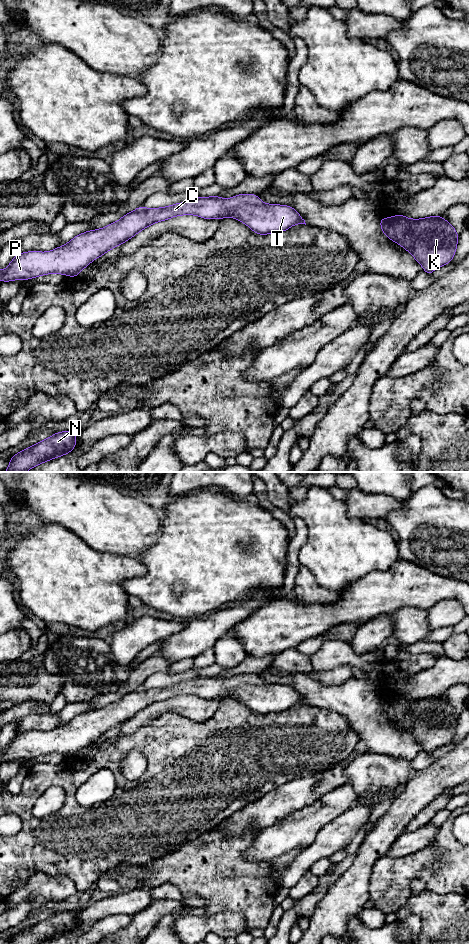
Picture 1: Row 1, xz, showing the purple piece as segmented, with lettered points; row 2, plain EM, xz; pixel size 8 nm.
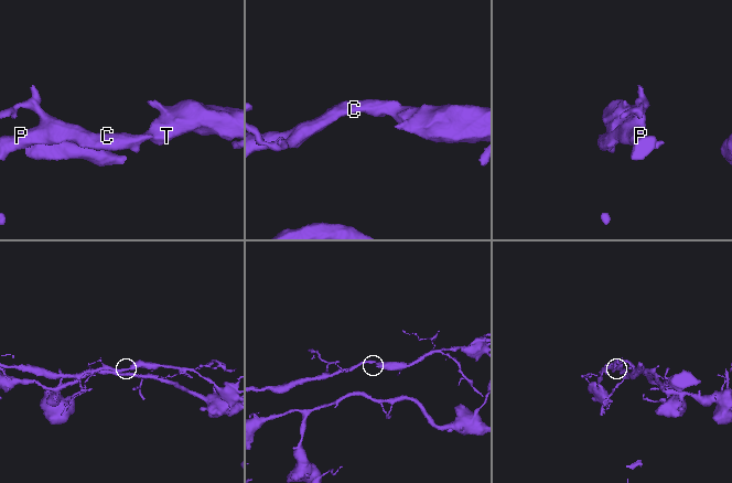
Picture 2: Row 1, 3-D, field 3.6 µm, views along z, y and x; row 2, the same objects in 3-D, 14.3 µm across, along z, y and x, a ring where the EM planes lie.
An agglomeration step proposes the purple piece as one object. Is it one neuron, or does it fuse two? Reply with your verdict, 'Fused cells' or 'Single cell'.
Single cell

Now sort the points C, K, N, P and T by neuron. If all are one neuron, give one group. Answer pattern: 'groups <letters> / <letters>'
groups C K N P T

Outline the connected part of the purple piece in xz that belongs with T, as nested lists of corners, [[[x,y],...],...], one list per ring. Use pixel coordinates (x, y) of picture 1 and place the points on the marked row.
[[[240,194],[229,199],[222,199],[218,195],[213,197],[198,197],[191,201],[177,203],[162,208],[145,208],[140,206],[127,213],[120,220],[97,230],[90,230],[78,234],[67,244],[55,248],[49,252],[29,251],[16,255],[8,267],[0,270],[2,275],[0,282],[11,280],[28,280],[45,274],[64,274],[69,277],[77,277],[79,272],[87,267],[93,260],[99,258],[109,250],[124,244],[151,224],[168,220],[174,216],[196,215],[203,219],[223,219],[231,217],[241,221],[259,235],[278,233],[288,230],[295,224],[305,224],[305,220],[292,206],[278,204],[264,204],[256,194]]]

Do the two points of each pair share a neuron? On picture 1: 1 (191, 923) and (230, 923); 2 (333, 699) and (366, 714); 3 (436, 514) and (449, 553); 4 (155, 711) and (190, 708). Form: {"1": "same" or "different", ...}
{"1": "same", "2": "same", "3": "same", "4": "same"}

